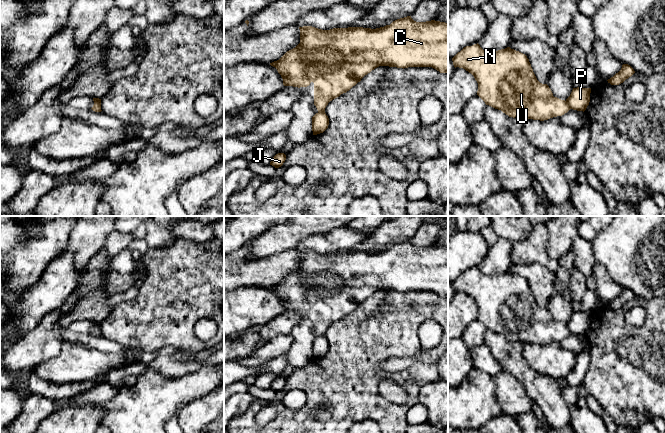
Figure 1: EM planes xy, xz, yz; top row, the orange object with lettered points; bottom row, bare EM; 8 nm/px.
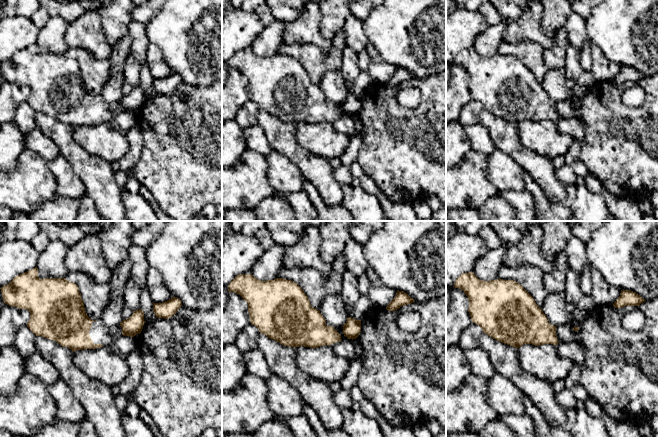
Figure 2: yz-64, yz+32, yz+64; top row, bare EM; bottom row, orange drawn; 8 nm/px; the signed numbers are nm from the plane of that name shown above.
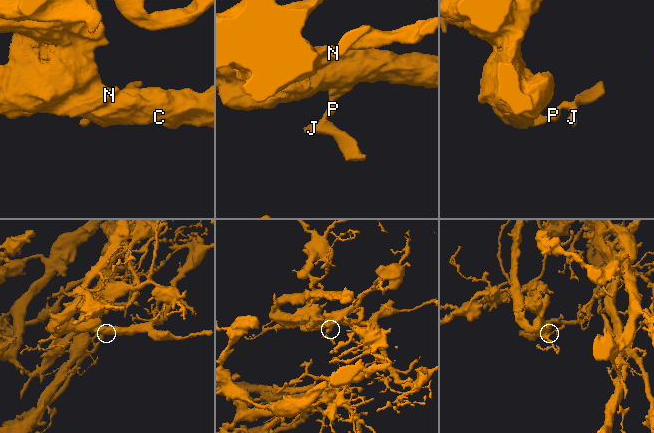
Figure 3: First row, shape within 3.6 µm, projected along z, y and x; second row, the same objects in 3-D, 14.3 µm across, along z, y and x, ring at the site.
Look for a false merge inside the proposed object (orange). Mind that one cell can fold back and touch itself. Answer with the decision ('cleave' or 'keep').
cleave

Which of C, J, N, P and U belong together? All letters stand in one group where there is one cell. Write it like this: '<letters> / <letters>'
C N U / J P

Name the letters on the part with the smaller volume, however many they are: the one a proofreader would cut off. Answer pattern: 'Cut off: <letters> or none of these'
Cut off: J, P

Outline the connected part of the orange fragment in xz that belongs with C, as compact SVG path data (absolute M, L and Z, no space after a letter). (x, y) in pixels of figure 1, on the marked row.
M407 16L376 29L299 29L300 43L270 65L277 69L284 86L300 88L313 82L318 112L379 66L432 67L448 73L445 22L416 22Z

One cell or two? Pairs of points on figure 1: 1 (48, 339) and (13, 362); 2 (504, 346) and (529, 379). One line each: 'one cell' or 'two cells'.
1: one cell
2: one cell

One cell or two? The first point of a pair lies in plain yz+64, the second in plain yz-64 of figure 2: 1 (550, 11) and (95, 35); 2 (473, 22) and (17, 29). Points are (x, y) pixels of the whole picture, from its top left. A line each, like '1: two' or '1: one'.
1: two
2: one

